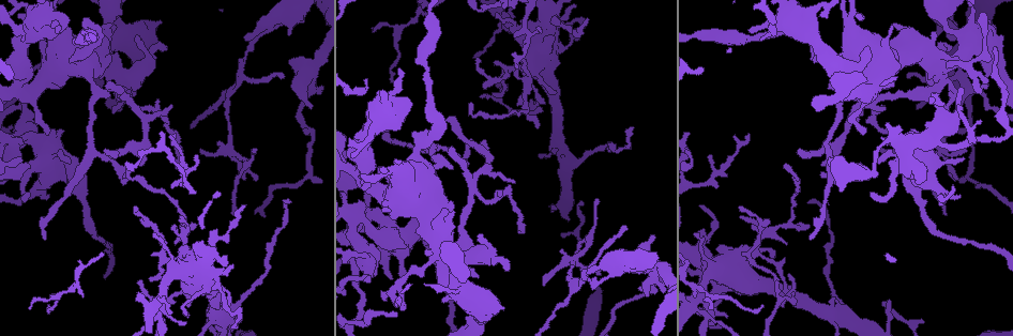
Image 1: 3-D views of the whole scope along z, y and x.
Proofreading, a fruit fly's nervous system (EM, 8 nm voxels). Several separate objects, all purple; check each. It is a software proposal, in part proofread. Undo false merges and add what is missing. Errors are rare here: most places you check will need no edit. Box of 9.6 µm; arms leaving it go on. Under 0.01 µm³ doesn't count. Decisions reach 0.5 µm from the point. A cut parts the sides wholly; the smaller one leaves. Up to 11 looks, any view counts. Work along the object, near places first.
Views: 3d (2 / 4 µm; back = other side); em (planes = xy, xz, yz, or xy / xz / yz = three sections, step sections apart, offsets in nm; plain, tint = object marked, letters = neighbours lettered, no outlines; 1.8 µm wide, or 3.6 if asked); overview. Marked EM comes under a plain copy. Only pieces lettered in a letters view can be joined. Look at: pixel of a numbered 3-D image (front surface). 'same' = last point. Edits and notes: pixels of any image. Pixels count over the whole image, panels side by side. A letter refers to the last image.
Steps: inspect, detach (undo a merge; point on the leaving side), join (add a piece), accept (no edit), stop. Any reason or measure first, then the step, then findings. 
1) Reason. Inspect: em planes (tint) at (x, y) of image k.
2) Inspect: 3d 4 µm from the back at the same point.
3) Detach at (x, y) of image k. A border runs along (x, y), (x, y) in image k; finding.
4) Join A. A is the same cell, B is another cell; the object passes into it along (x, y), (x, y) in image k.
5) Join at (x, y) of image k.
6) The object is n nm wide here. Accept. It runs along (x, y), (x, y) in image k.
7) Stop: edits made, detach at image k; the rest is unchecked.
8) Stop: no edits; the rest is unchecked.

Inspect: 3d 4 µm at (762, 39) of image 1.

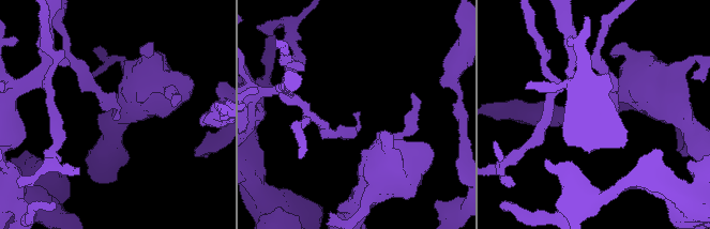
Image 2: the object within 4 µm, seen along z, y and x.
Shape alone is not enough. Inspect: em xy step 4 (tint) at (356, 112) of image 2.

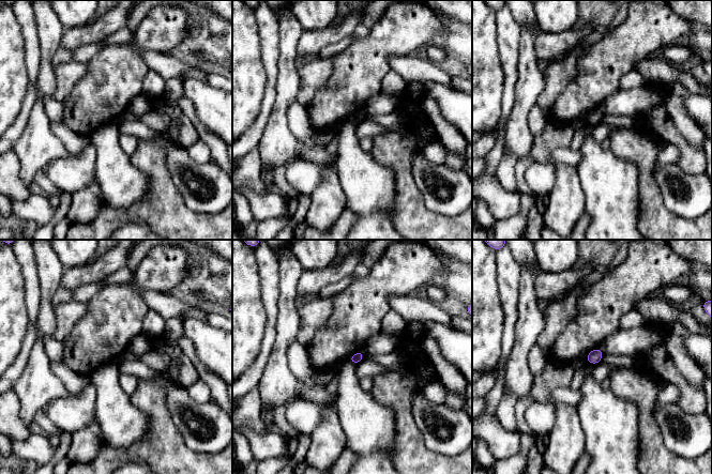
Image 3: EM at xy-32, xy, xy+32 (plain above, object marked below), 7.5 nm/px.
Another direction. Inspect: em planes (letters) at the same point.

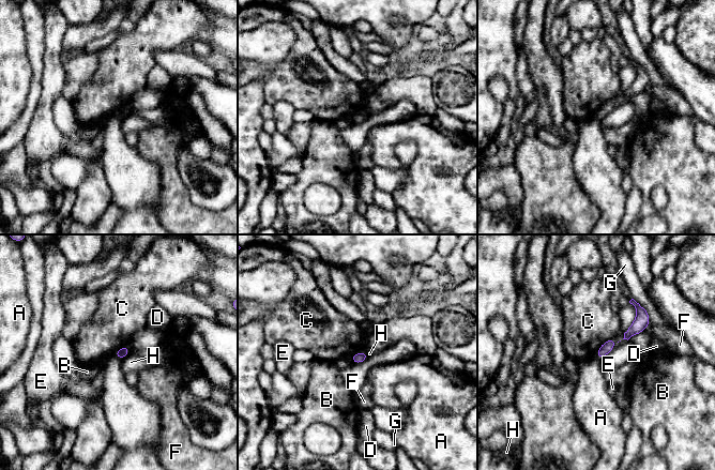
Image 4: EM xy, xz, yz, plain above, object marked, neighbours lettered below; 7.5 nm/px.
The longest contact is with G, 240 nm. Accept. A, B, C, D, E, F, G and H are other cells; a border runs along (612, 336), (599, 347), (595, 354) in image 4; none of them fits.

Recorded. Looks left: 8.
Three arms meet. Inspect: 3d 4 µm at (229, 144) of image 1.

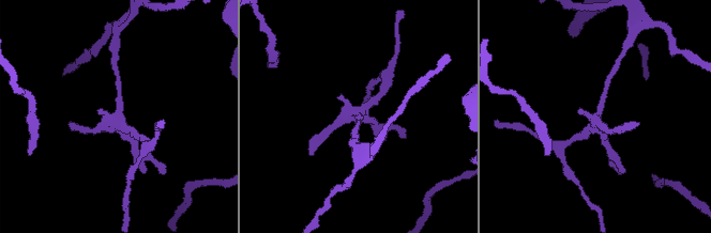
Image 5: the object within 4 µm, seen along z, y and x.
Inspect: em planes (letters) at (599, 111) of image 5.

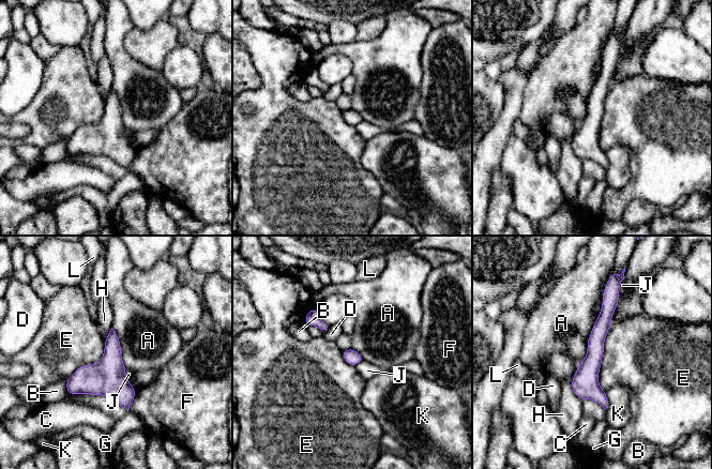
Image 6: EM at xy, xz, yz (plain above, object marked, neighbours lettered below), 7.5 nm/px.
Accept. A, B, C, D, E, F, G, H, J, K and L are other cells; a border runs along (111, 328), (126, 368) in image 6; all the same neuron.

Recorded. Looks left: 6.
Free end. Inspect: 3d 4 µm from the back at (982, 86) of image 1.

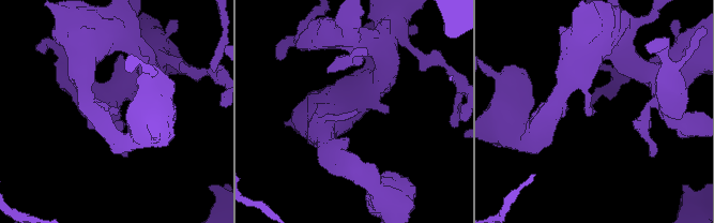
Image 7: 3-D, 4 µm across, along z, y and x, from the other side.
Inspect: em planes (letters) at (117, 113) of image 7.

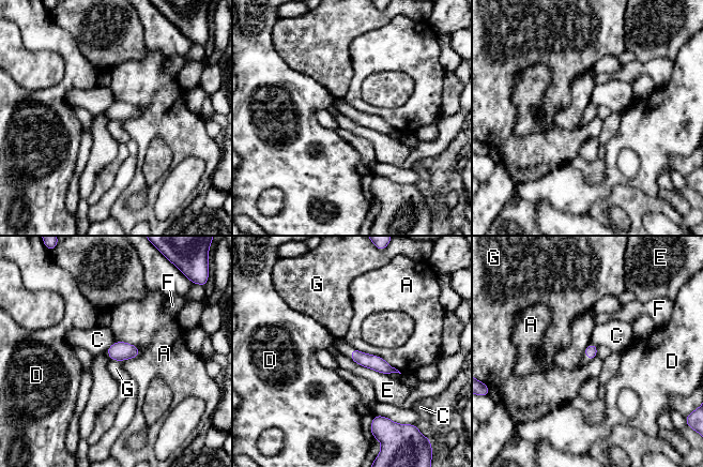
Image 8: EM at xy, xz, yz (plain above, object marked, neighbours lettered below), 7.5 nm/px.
The longest contact is with A, 400 nm. Accept. A, C, D, E, F and G are other cells; a border runs along (348, 356), (356, 363), (386, 375) in image 8; none of them fits.

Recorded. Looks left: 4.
An open end. Inspect: 3d 2 µm at (311, 109) of image 1.

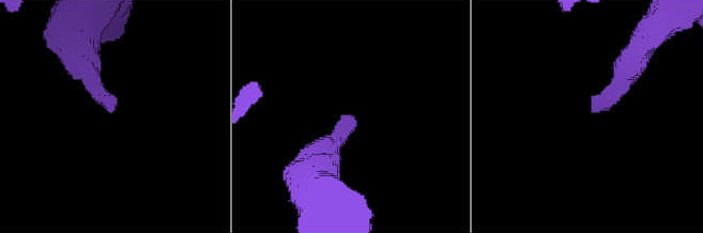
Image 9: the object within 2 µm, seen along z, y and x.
Inspect: em planes (tint) at (592, 111) of image 9.

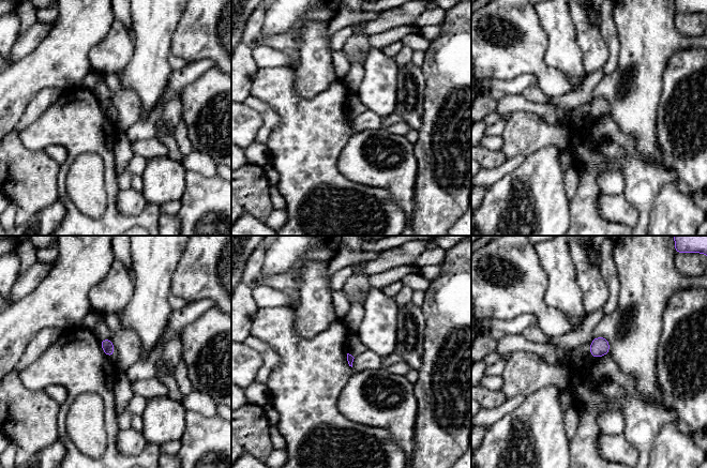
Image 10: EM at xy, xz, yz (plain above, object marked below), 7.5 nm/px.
What lies round it. Inspect: em planes (letters) at the same point.

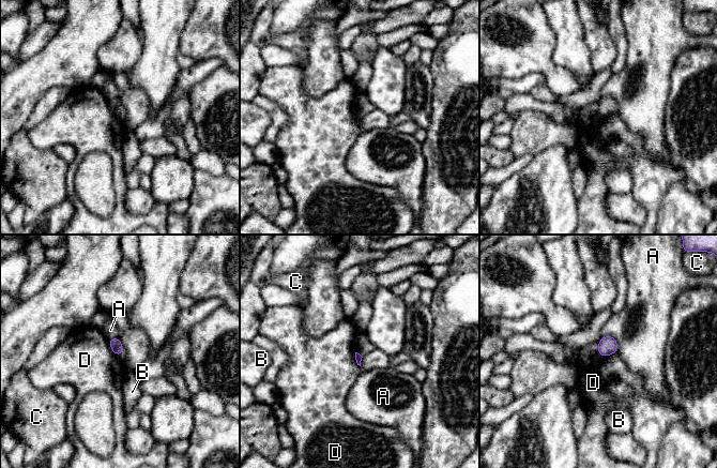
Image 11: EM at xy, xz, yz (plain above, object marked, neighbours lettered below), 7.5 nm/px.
Accept. A, B, C and D are other cells; a border runs along (107, 340), (110, 349), (118, 357) in image 11; no lettered piece goes on from it.

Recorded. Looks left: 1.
Stop: no edits; the rest is unchecked.

